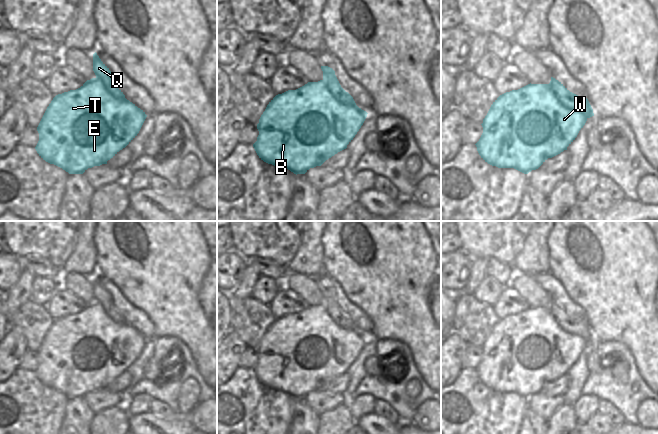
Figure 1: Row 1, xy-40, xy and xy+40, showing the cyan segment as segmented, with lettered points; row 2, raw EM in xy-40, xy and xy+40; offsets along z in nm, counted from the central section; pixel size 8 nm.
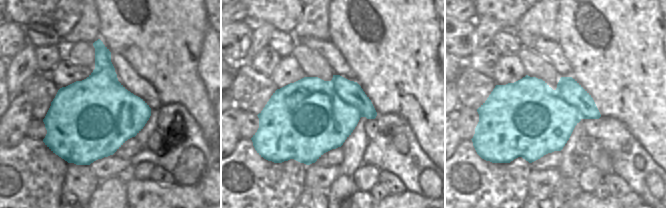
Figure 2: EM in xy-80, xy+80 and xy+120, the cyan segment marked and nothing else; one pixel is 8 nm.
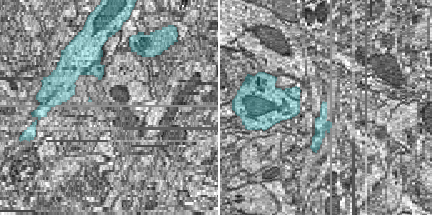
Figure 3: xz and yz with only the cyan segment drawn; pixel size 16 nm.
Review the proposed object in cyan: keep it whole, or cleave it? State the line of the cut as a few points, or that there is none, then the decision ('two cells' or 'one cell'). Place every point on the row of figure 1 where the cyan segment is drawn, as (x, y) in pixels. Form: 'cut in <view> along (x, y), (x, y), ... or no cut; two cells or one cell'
cut in xy+40 along (548, 84), (562, 105), (587, 117); two cells

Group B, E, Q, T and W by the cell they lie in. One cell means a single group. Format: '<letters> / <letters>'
B E T W / Q

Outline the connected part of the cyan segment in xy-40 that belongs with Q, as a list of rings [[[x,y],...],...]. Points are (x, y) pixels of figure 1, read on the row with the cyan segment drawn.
[[[97,53],[93,54],[93,71],[96,77],[103,83],[107,92],[118,100],[125,98],[123,92],[113,81],[113,75],[109,68],[101,61]]]

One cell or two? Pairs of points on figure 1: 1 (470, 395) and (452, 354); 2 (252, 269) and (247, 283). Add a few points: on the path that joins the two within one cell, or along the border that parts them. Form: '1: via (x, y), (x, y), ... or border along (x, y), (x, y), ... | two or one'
1: border along (461, 368), (451, 384) | two
2: via (251, 272), (249, 280) | one

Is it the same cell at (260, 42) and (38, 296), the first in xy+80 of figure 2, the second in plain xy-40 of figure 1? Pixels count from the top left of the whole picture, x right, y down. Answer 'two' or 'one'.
two

